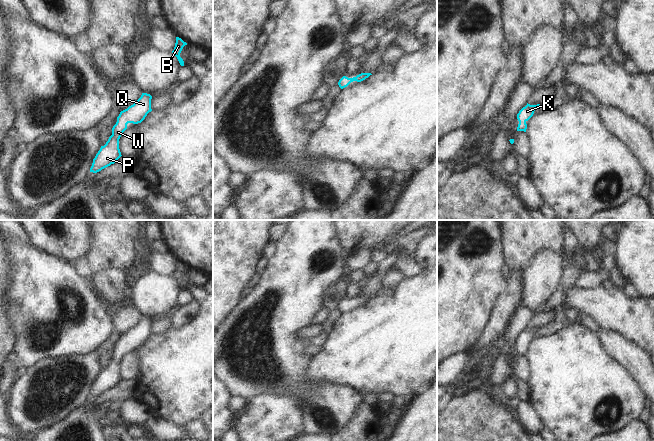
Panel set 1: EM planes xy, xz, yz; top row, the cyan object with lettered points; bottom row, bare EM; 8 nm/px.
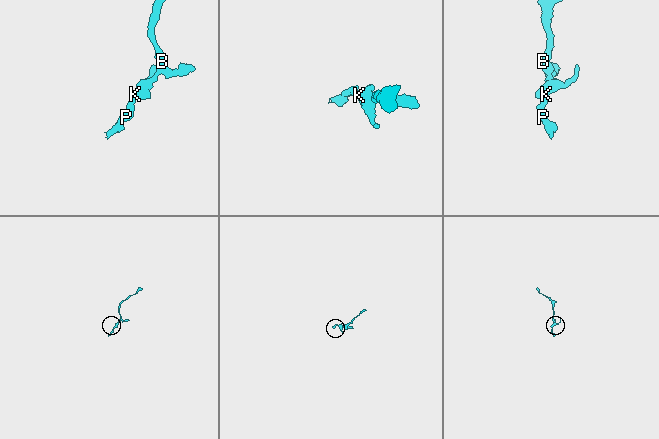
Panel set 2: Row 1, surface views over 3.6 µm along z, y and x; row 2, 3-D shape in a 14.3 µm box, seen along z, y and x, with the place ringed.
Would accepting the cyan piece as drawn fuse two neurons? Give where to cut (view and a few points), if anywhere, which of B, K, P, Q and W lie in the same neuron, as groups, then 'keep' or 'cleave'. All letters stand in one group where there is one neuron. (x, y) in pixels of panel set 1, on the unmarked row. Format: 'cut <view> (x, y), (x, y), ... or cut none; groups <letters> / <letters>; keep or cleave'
cut none; groups B K P Q W; keep

